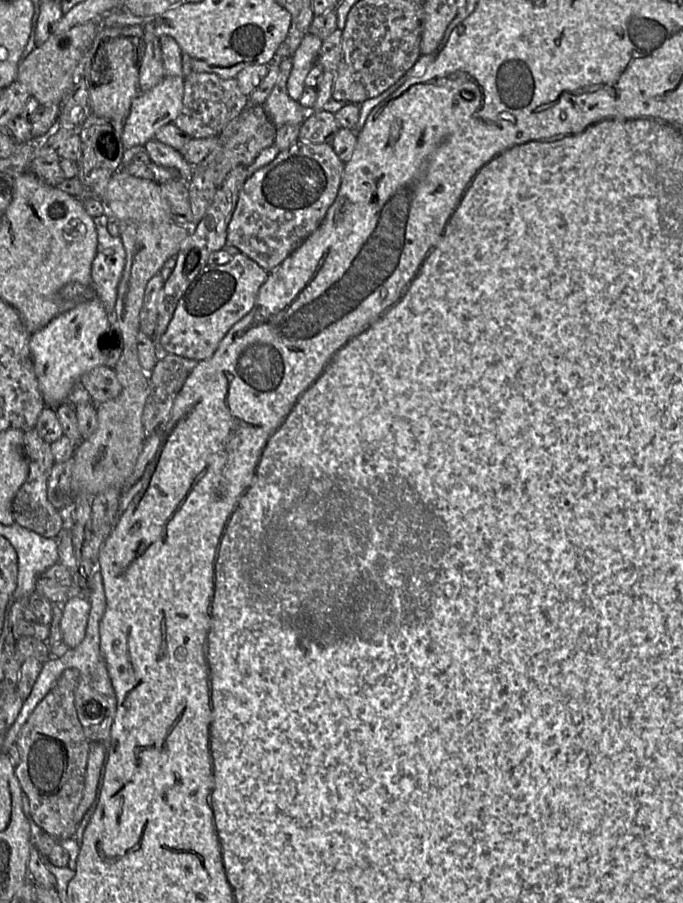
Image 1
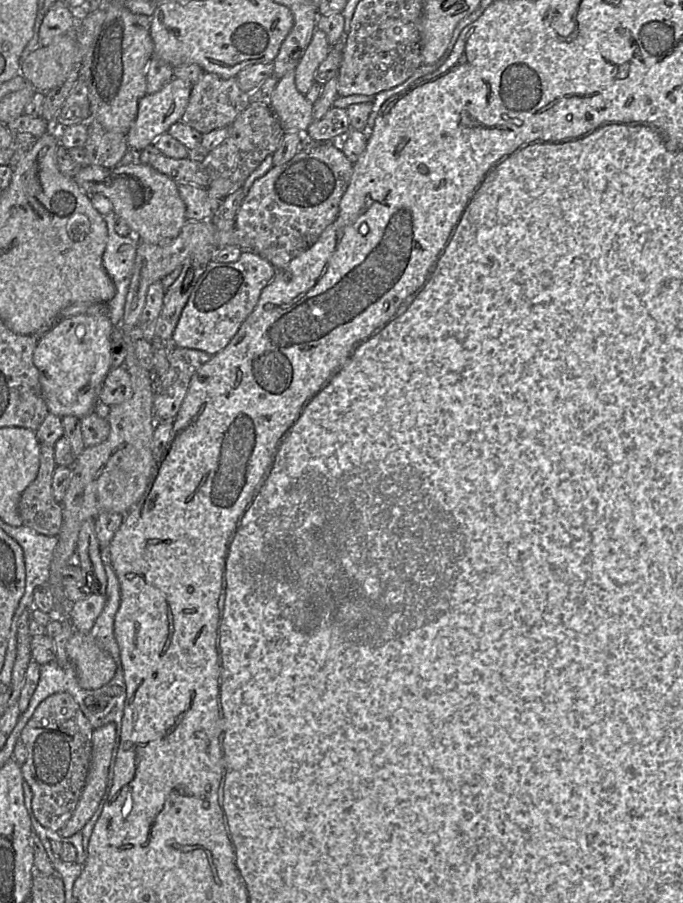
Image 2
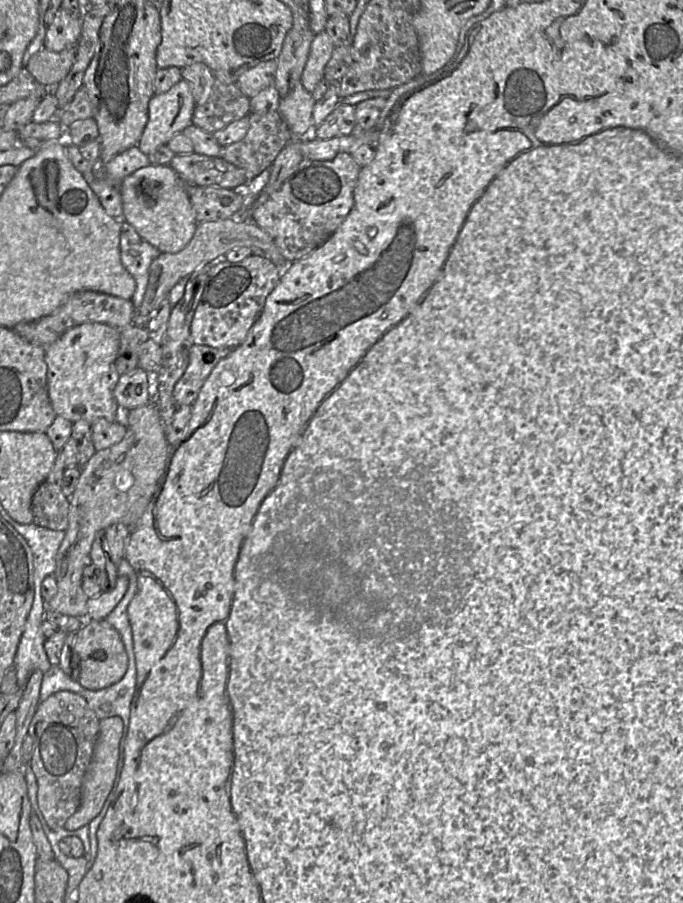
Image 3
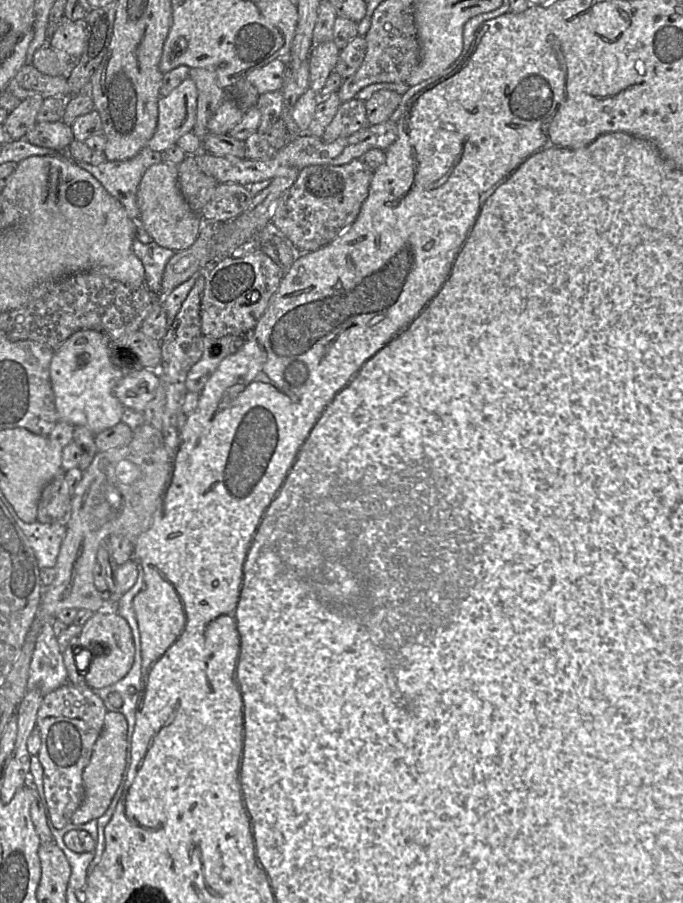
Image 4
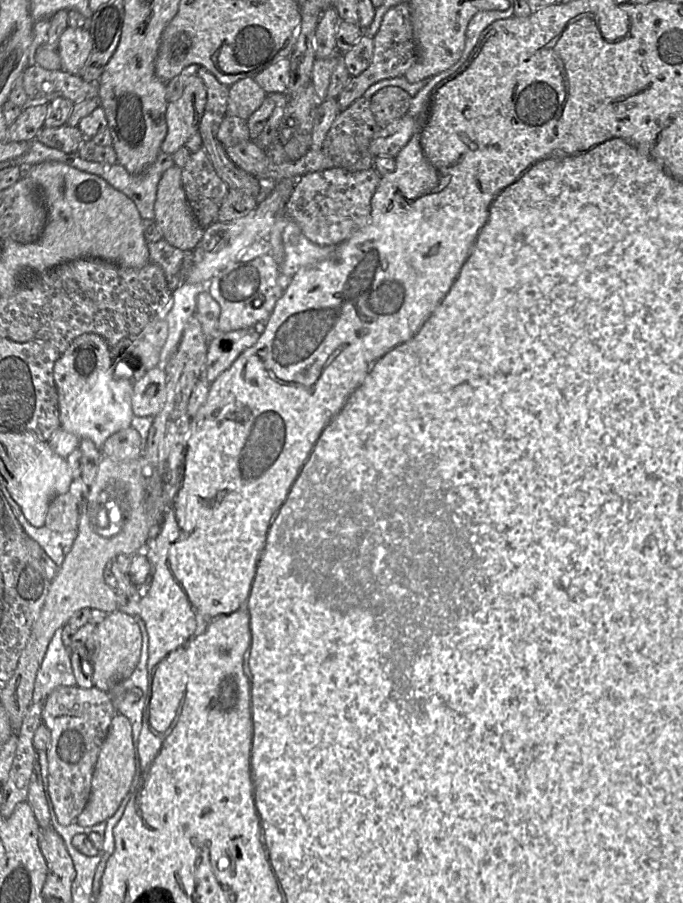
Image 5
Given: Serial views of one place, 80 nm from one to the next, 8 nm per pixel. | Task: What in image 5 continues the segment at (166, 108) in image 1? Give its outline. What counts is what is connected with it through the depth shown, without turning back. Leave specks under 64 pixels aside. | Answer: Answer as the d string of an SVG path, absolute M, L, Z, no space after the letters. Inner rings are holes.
M193 76L187 79L182 95L168 102L166 110L167 134L161 144L161 151L172 155L184 147L186 141L198 133L207 101L203 81Z

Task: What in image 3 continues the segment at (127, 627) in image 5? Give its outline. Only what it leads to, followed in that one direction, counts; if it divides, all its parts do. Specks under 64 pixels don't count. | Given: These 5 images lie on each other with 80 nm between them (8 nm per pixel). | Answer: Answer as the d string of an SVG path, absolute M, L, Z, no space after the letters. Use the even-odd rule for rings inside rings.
M105 619L86 620L85 624L73 633L73 647L80 660L80 673L78 682L84 688L98 691L119 682L128 669L128 655L119 632Z

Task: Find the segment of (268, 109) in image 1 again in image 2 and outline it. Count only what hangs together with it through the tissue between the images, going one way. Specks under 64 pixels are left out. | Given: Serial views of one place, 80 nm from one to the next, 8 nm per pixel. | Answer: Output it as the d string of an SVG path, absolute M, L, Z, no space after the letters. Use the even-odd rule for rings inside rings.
M294 71L279 79L269 106L286 131L305 133L313 119L313 104L295 86Z

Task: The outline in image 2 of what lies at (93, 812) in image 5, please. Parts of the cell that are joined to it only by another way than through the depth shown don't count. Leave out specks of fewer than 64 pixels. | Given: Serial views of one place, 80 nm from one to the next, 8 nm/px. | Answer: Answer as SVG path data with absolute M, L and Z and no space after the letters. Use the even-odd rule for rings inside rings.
M115 723L106 724L93 732L92 753L85 786L72 817L58 831L69 838L80 832L97 811L107 793L109 769L117 745Z

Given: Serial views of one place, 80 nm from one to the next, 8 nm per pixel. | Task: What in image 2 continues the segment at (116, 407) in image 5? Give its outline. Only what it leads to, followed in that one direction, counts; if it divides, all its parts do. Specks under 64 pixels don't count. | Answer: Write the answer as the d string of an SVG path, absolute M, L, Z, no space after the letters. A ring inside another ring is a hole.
M76 315L57 320L51 328L38 336L33 363L39 371L43 398L50 413L59 416L75 416L79 419L96 411L98 393L112 368L111 344L113 325L108 316Z

